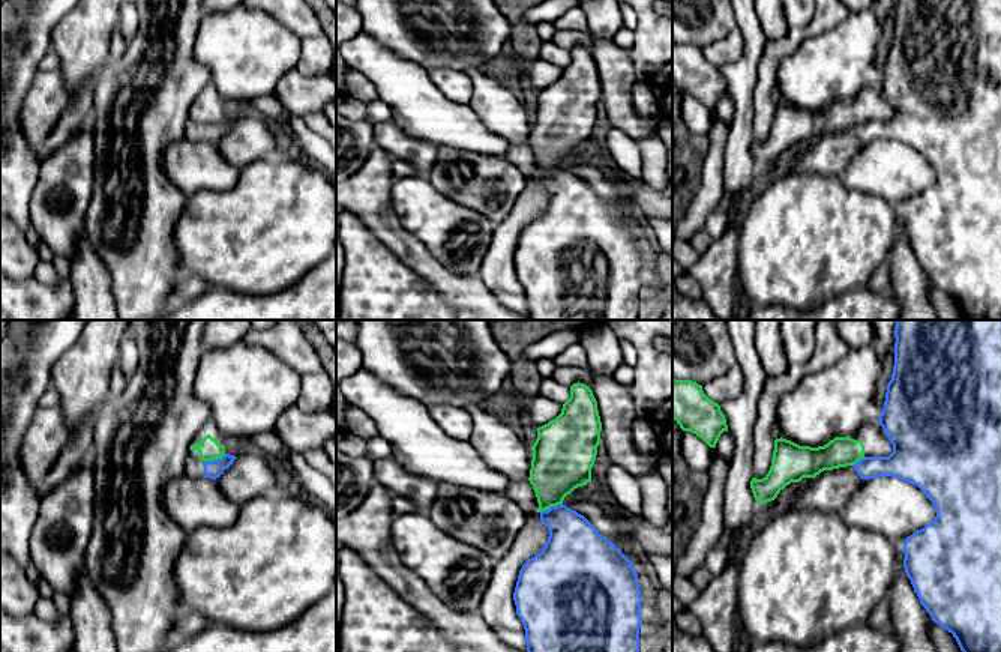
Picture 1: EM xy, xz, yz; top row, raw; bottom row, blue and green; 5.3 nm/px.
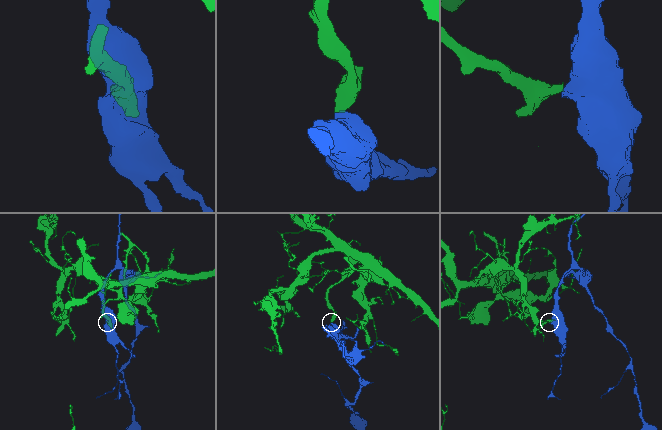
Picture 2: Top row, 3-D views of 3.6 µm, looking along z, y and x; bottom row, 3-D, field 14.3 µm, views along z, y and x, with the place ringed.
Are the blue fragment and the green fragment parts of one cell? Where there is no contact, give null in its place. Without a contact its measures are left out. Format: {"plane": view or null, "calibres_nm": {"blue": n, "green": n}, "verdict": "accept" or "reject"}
{"plane": "xz", "calibres_nm": {"blue": 300, "green": 320}, "verdict": "reject"}

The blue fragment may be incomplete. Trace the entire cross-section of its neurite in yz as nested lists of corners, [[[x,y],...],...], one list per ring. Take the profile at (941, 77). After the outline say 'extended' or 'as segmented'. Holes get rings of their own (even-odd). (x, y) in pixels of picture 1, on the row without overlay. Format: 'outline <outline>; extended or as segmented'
outline [[[896,0],[894,6],[894,29],[891,44],[887,48],[884,72],[881,75],[879,89],[882,90],[887,102],[893,108],[893,116],[888,120],[864,120],[858,123],[854,131],[861,143],[872,143],[879,140],[893,140],[917,149],[926,161],[932,165],[936,180],[932,186],[923,192],[914,195],[903,204],[903,231],[911,243],[914,255],[917,257],[920,267],[930,278],[932,284],[953,297],[960,314],[965,320],[1001,320],[1001,0]]]; as segmented

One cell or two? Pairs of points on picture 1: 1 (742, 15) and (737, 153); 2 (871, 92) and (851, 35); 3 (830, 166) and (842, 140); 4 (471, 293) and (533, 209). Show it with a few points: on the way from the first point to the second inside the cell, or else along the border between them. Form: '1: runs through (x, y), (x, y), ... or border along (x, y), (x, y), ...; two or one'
1: runs through (751, 50), (751, 57), (743, 72), (743, 119); one
2: border along (875, 81), (865, 86), (850, 99); two
3: runs through (830, 159), (830, 155), (839, 146); one
4: border along (477, 275), (500, 304); two

